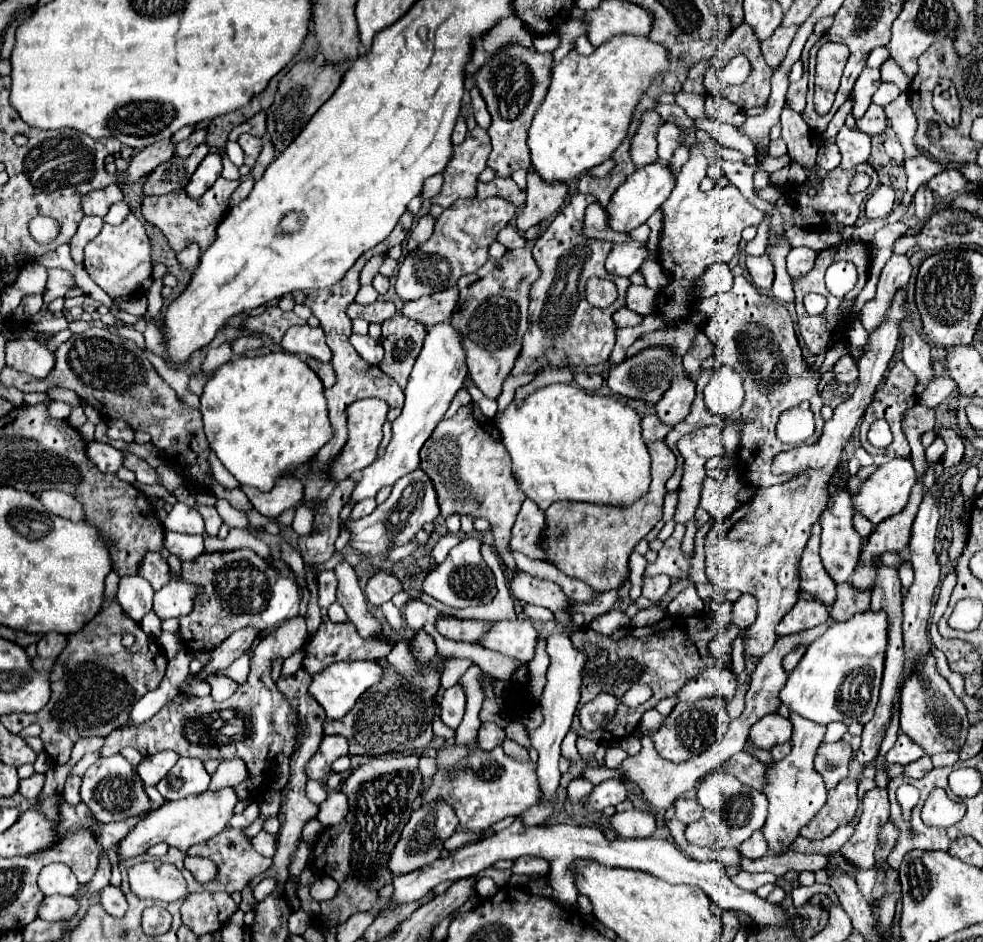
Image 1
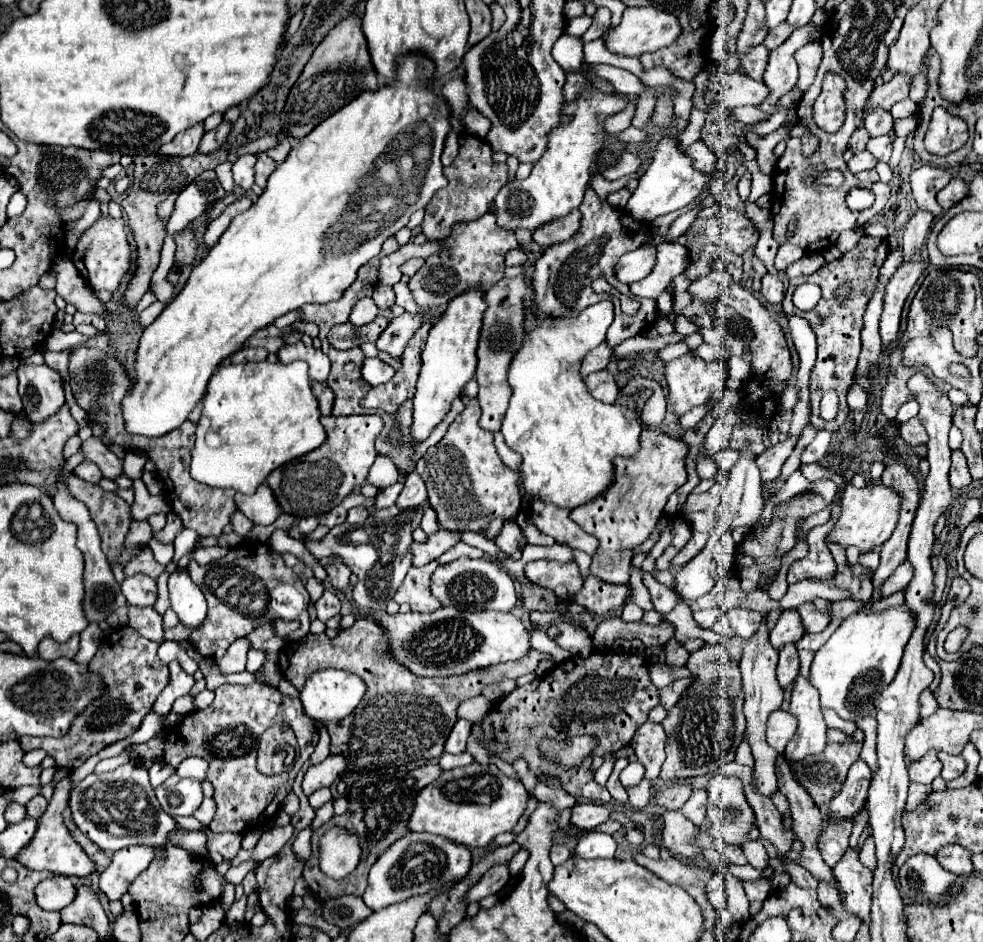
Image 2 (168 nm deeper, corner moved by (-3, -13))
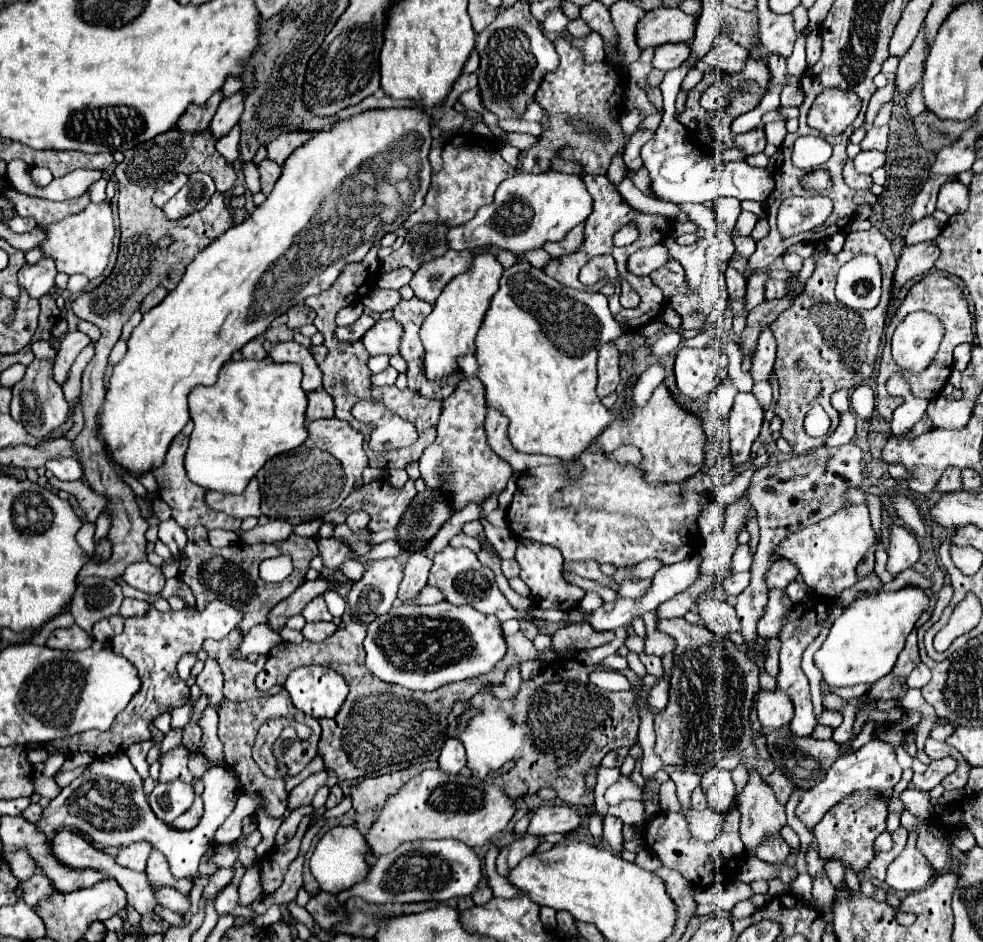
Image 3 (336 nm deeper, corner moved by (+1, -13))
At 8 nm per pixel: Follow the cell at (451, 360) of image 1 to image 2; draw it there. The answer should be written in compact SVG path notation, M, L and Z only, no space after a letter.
M472 288L464 296L456 296L444 310L440 320L430 328L426 348L422 352L422 370L414 396L414 424L412 434L416 440L426 440L428 434L442 422L452 400L456 400L470 378L476 372L476 348L482 328L482 316L486 312L484 290Z

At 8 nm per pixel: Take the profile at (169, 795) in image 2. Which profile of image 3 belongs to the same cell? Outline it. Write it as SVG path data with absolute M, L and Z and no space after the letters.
M172 780L158 784L152 794L150 794L150 808L154 814L172 824L180 814L184 814L194 800L194 790L192 784L186 784L182 780Z

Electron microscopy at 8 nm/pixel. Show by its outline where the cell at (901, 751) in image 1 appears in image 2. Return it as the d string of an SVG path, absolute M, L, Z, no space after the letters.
M928 752L920 762L914 762L908 766L910 780L920 782L920 784L932 784L932 780L940 776L940 770L942 770L942 764L936 752Z

